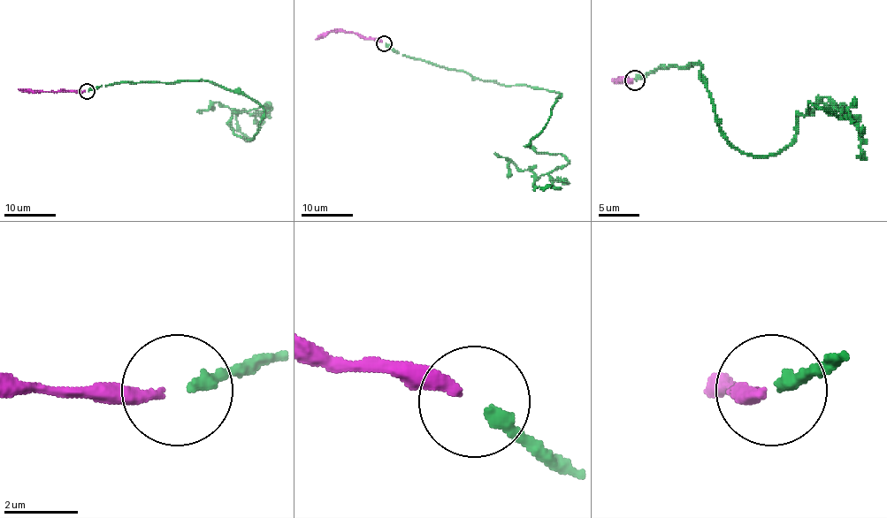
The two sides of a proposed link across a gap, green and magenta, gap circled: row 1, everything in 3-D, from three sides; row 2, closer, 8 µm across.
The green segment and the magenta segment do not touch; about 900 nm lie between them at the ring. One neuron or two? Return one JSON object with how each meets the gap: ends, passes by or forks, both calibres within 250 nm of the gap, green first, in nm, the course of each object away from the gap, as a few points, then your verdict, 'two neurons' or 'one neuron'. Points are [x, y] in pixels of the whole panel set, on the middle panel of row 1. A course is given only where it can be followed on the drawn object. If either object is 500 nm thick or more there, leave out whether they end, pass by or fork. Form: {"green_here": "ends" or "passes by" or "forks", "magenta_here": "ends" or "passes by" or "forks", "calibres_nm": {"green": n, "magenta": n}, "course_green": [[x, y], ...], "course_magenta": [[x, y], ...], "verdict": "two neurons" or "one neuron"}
{"green_here": "ends", "magenta_here": "ends", "calibres_nm": {"green": 360, "magenta": 320}, "course_green": [[386, 43], [399, 53], [482, 80], [561, 95], [529, 146], [561, 154], [566, 165], [536, 177], [493, 154]], "course_magenta": [[382, 41], [343, 31], [328, 31], [315, 39]], "verdict": "one neuron"}

